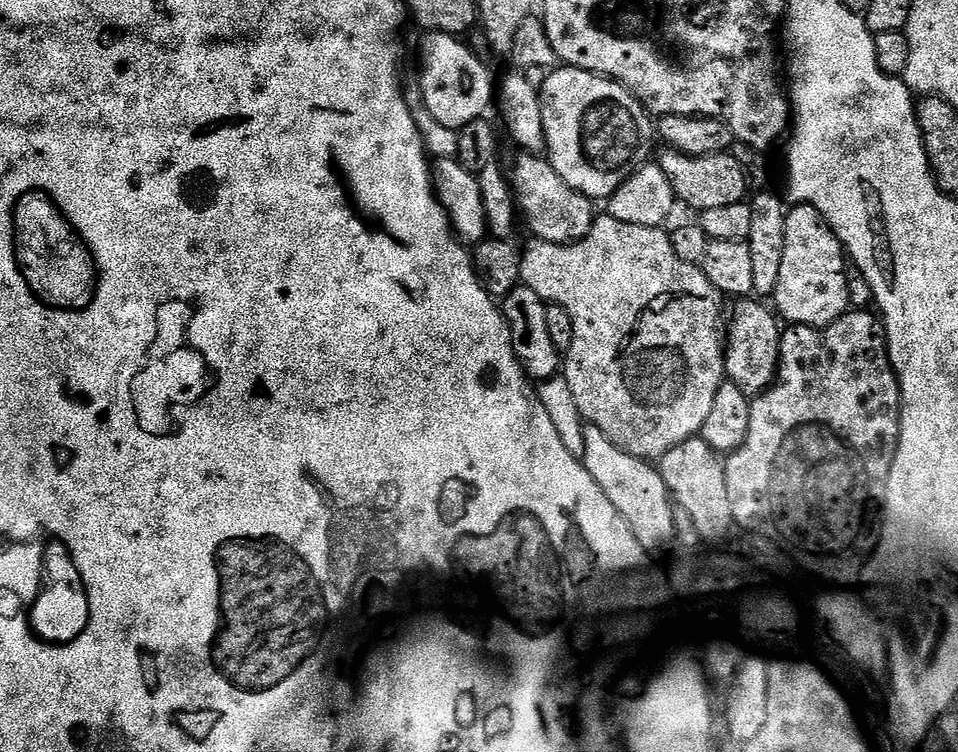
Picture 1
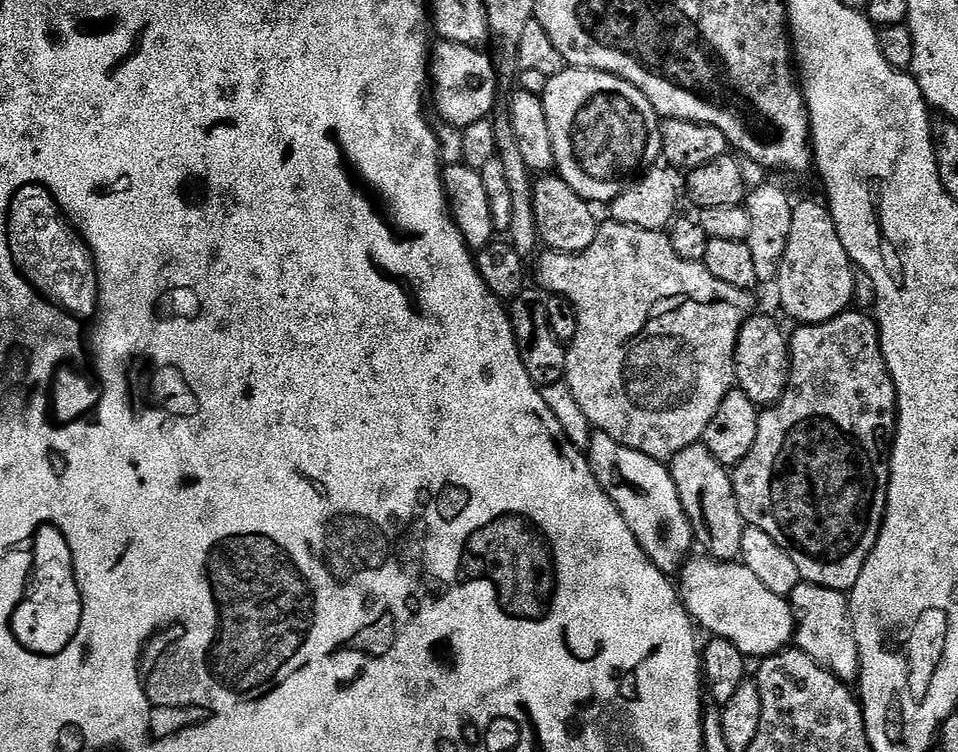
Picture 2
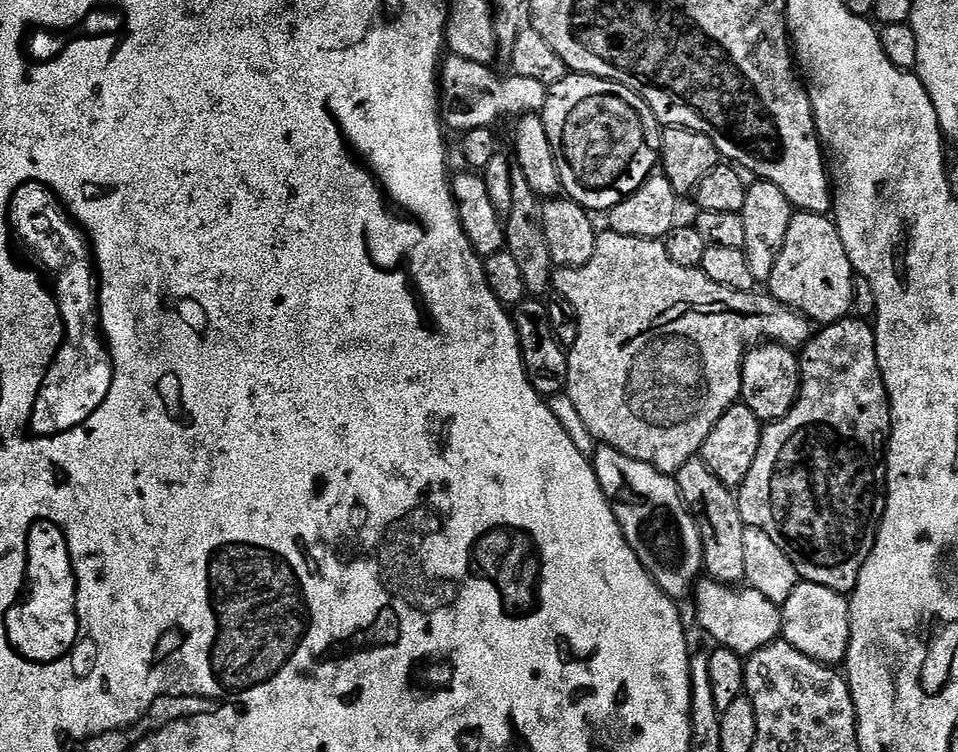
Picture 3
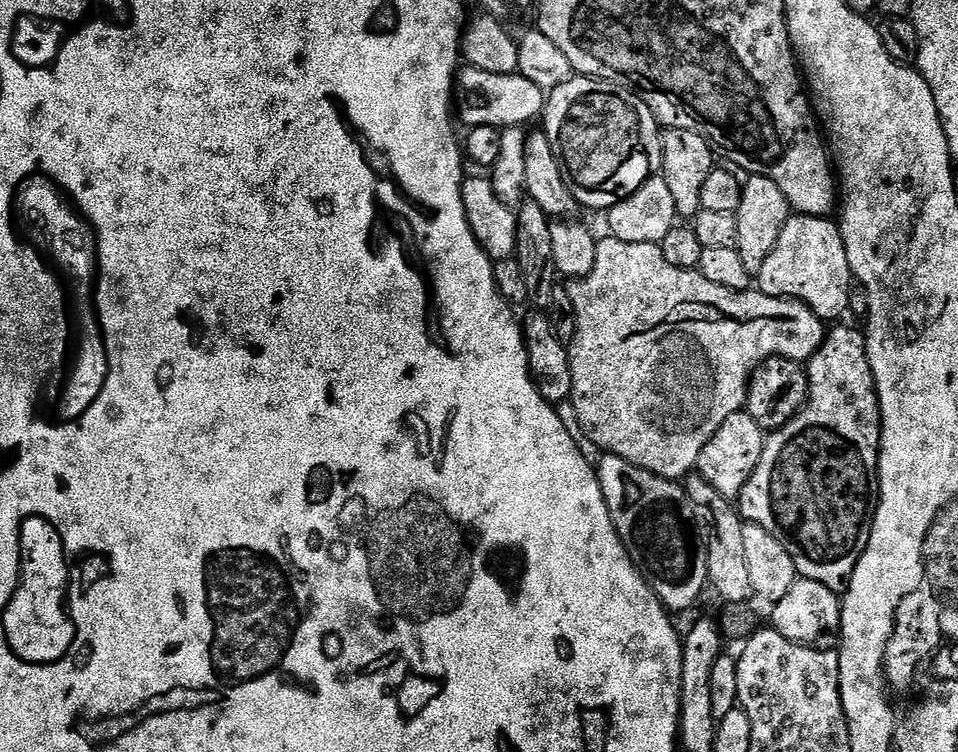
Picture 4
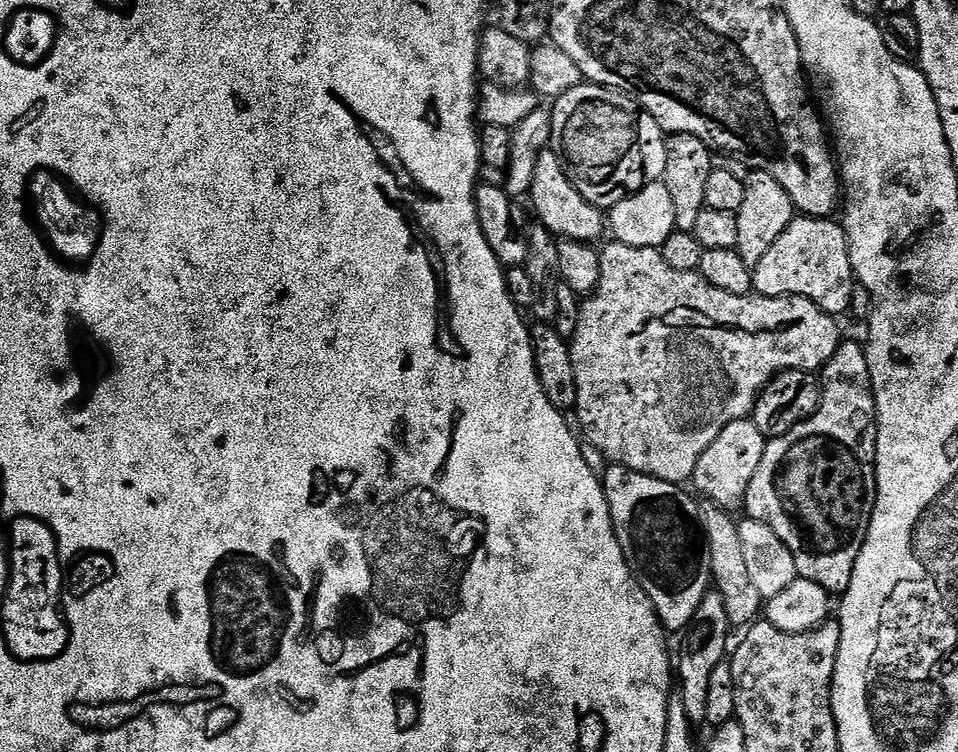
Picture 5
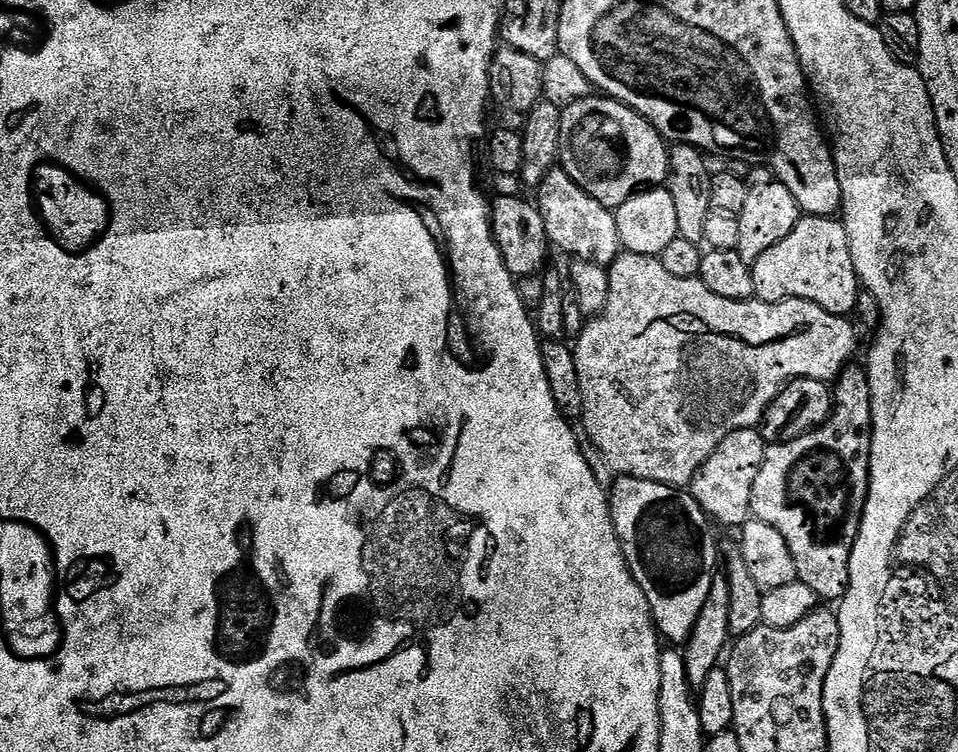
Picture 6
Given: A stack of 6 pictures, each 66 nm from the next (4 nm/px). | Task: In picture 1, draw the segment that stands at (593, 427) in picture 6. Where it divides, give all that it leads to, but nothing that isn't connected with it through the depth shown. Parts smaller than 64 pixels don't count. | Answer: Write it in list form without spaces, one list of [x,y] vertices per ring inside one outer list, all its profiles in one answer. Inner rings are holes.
[[[603,214],[604,216],[597,215],[592,221],[592,229],[588,231],[583,238],[575,240],[569,244],[555,244],[546,240],[539,240],[537,238],[529,239],[529,244],[523,245],[521,258],[521,276],[523,287],[534,290],[545,302],[554,304],[561,304],[566,306],[566,310],[570,310],[570,318],[574,318],[574,342],[570,342],[570,346],[566,349],[566,355],[562,360],[562,375],[566,382],[570,384],[570,391],[574,394],[574,402],[577,403],[577,408],[580,411],[583,419],[602,428],[603,434],[608,435],[614,443],[620,448],[632,453],[634,456],[641,458],[661,458],[666,455],[673,446],[682,443],[684,440],[689,440],[695,437],[697,433],[703,429],[706,418],[710,418],[710,410],[714,410],[714,394],[718,394],[718,390],[723,384],[726,383],[726,373],[724,371],[724,345],[726,343],[726,308],[724,312],[724,300],[726,301],[725,293],[716,288],[714,282],[705,274],[703,267],[686,262],[682,258],[678,258],[678,254],[672,245],[671,235],[663,227],[651,228],[650,226],[638,226],[630,222],[619,220],[618,217],[611,214]]]

